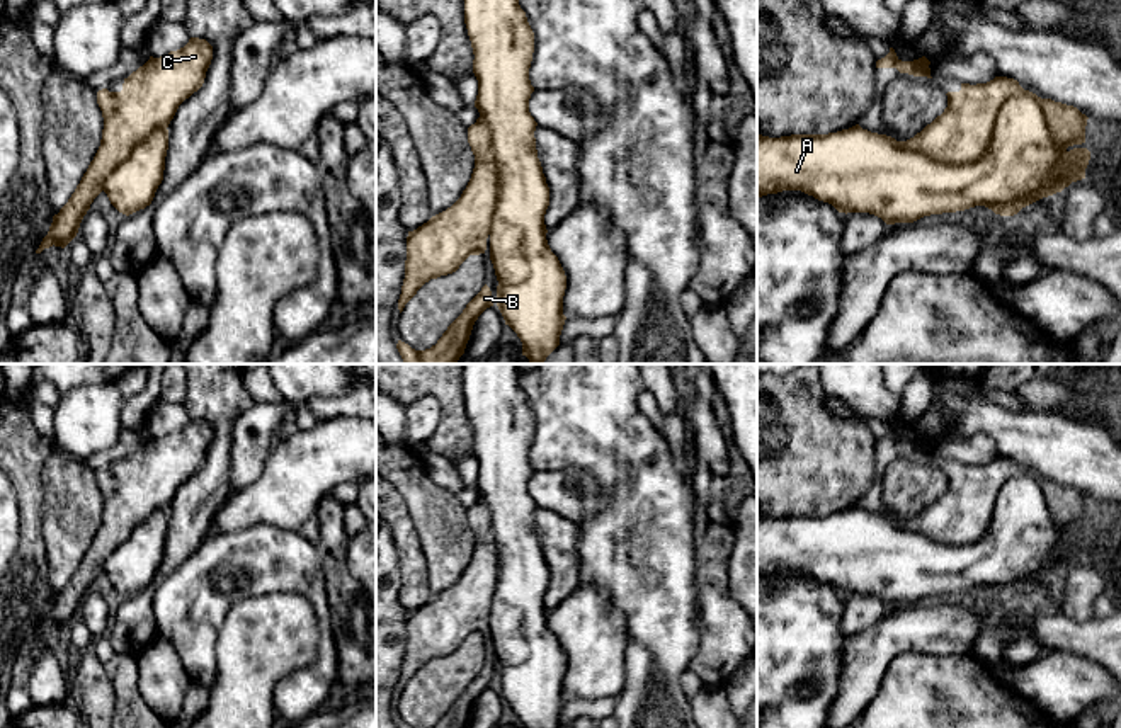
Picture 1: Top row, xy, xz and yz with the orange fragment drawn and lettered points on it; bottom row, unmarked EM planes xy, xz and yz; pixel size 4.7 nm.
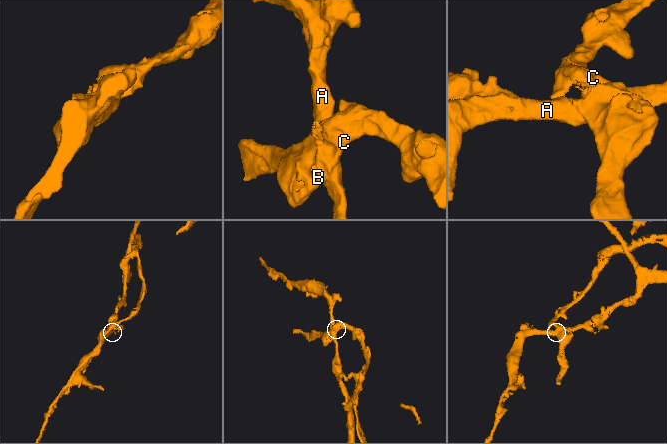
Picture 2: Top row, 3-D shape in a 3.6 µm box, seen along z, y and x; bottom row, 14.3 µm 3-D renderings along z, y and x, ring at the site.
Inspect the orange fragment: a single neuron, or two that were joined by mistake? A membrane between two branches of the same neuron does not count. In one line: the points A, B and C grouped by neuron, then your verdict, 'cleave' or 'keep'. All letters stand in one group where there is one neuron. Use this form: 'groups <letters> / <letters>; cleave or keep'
groups A / B C; cleave

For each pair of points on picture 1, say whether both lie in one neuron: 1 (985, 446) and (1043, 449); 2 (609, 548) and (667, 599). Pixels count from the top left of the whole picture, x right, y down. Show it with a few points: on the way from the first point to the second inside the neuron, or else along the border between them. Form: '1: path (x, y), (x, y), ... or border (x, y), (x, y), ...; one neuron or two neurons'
1: border (955, 436), (985, 434), (994, 443), (999, 456); two neurons
2: path (623, 560), (654, 585); one neuron

